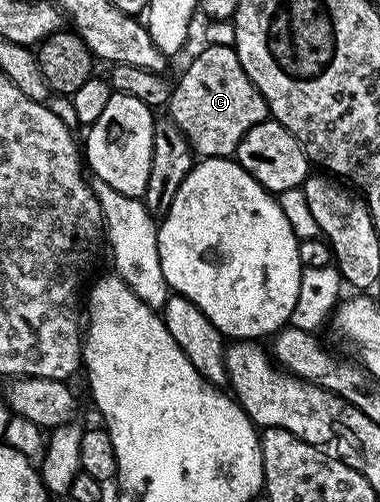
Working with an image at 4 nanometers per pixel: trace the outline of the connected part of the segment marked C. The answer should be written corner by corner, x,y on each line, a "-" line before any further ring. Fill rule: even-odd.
207,45
188,65
183,76
171,88
169,118
181,129
192,152
205,159
226,159
234,156
237,145
253,125
269,117
265,97
249,81
249,73
241,69
234,47

